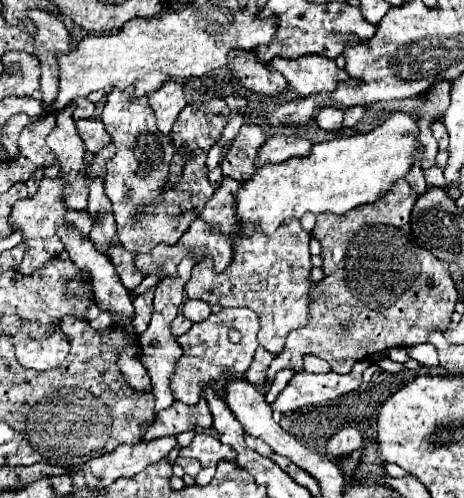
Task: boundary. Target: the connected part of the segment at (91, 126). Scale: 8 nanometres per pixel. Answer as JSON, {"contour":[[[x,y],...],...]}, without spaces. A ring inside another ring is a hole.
{"contour":[[[76,120],[76,128],[88,152],[98,154],[106,144],[112,142],[112,136],[106,132],[102,120]]]}

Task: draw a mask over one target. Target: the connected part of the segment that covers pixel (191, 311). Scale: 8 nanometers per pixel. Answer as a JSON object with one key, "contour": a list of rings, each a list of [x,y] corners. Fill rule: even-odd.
{"contour":[[[186,300],[186,304],[182,306],[182,314],[186,318],[190,318],[192,322],[200,322],[200,320],[208,318],[212,312],[210,312],[210,306],[200,300]]]}

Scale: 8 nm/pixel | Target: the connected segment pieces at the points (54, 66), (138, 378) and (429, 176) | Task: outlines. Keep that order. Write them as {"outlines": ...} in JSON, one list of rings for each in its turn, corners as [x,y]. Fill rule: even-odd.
{"outlines":[[[[28,10],[30,20],[36,24],[36,54],[42,68],[42,102],[44,108],[52,106],[58,96],[58,56],[56,52],[70,52],[70,34],[58,16],[44,10]]],[[[126,348],[120,354],[120,360],[118,360],[120,372],[124,374],[124,378],[128,380],[128,384],[132,388],[136,388],[136,390],[150,390],[152,388],[150,376],[148,376],[146,368],[140,364],[140,360],[136,360],[134,356],[136,356],[136,348]]],[[[432,166],[428,172],[426,172],[426,180],[428,180],[428,184],[430,186],[440,186],[440,188],[446,188],[446,180],[444,180],[444,176],[442,176],[442,168],[438,168],[438,166]]]]}

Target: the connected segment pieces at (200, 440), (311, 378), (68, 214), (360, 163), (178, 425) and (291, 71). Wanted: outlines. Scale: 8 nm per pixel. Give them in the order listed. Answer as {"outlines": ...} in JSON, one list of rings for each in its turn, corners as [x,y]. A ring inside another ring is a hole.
{"outlines":[[[[196,434],[192,444],[188,447],[180,448],[182,458],[198,458],[202,464],[202,478],[210,478],[210,472],[214,472],[216,462],[226,458],[234,462],[232,450],[228,450],[224,444],[220,444],[218,438],[206,436],[206,434]]],[[[360,360],[352,366],[350,374],[296,372],[271,406],[276,412],[290,412],[310,404],[326,405],[334,398],[356,390],[362,384],[362,372],[368,366],[370,360]]],[[[44,178],[40,180],[40,190],[36,192],[34,198],[26,198],[20,200],[20,204],[16,204],[12,208],[12,226],[14,230],[22,230],[24,232],[24,240],[28,242],[28,250],[24,254],[24,260],[20,264],[20,270],[26,274],[32,274],[34,270],[42,268],[46,262],[50,262],[56,256],[62,256],[64,252],[64,242],[60,240],[60,236],[56,234],[60,226],[68,226],[78,230],[84,238],[90,234],[92,226],[94,226],[94,216],[88,210],[70,210],[66,206],[66,198],[64,198],[64,180],[62,178]]],[[[394,112],[382,126],[368,134],[342,136],[314,144],[308,156],[290,158],[280,164],[266,162],[256,170],[256,176],[238,190],[238,216],[242,222],[260,222],[260,228],[266,234],[272,234],[282,220],[302,218],[308,210],[314,214],[346,214],[356,206],[374,202],[420,160],[422,148],[418,144],[418,134],[418,120],[406,112]]],[[[200,398],[200,402],[194,406],[188,406],[180,400],[176,400],[170,408],[156,412],[156,418],[148,426],[142,442],[150,442],[150,440],[156,440],[166,434],[180,434],[180,432],[192,430],[196,426],[212,428],[212,414],[208,412],[206,400]]],[[[300,56],[300,58],[272,58],[264,62],[272,72],[280,72],[288,80],[288,88],[300,96],[318,92],[332,92],[340,80],[348,80],[346,72],[340,70],[334,60],[324,56]]]]}

